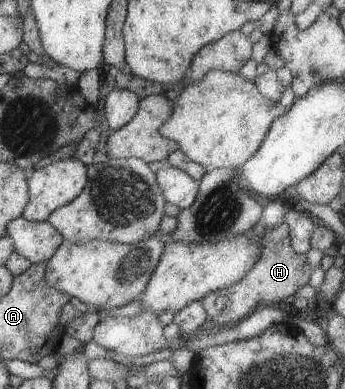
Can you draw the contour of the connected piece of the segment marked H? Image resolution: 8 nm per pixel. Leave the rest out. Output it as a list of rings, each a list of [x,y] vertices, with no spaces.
[[[283,222],[273,229],[265,228],[260,243],[260,256],[251,269],[237,283],[205,294],[202,300],[206,317],[222,327],[235,325],[245,319],[257,304],[277,305],[282,299],[308,284],[312,267],[305,254],[295,253],[290,244],[288,225]]]

